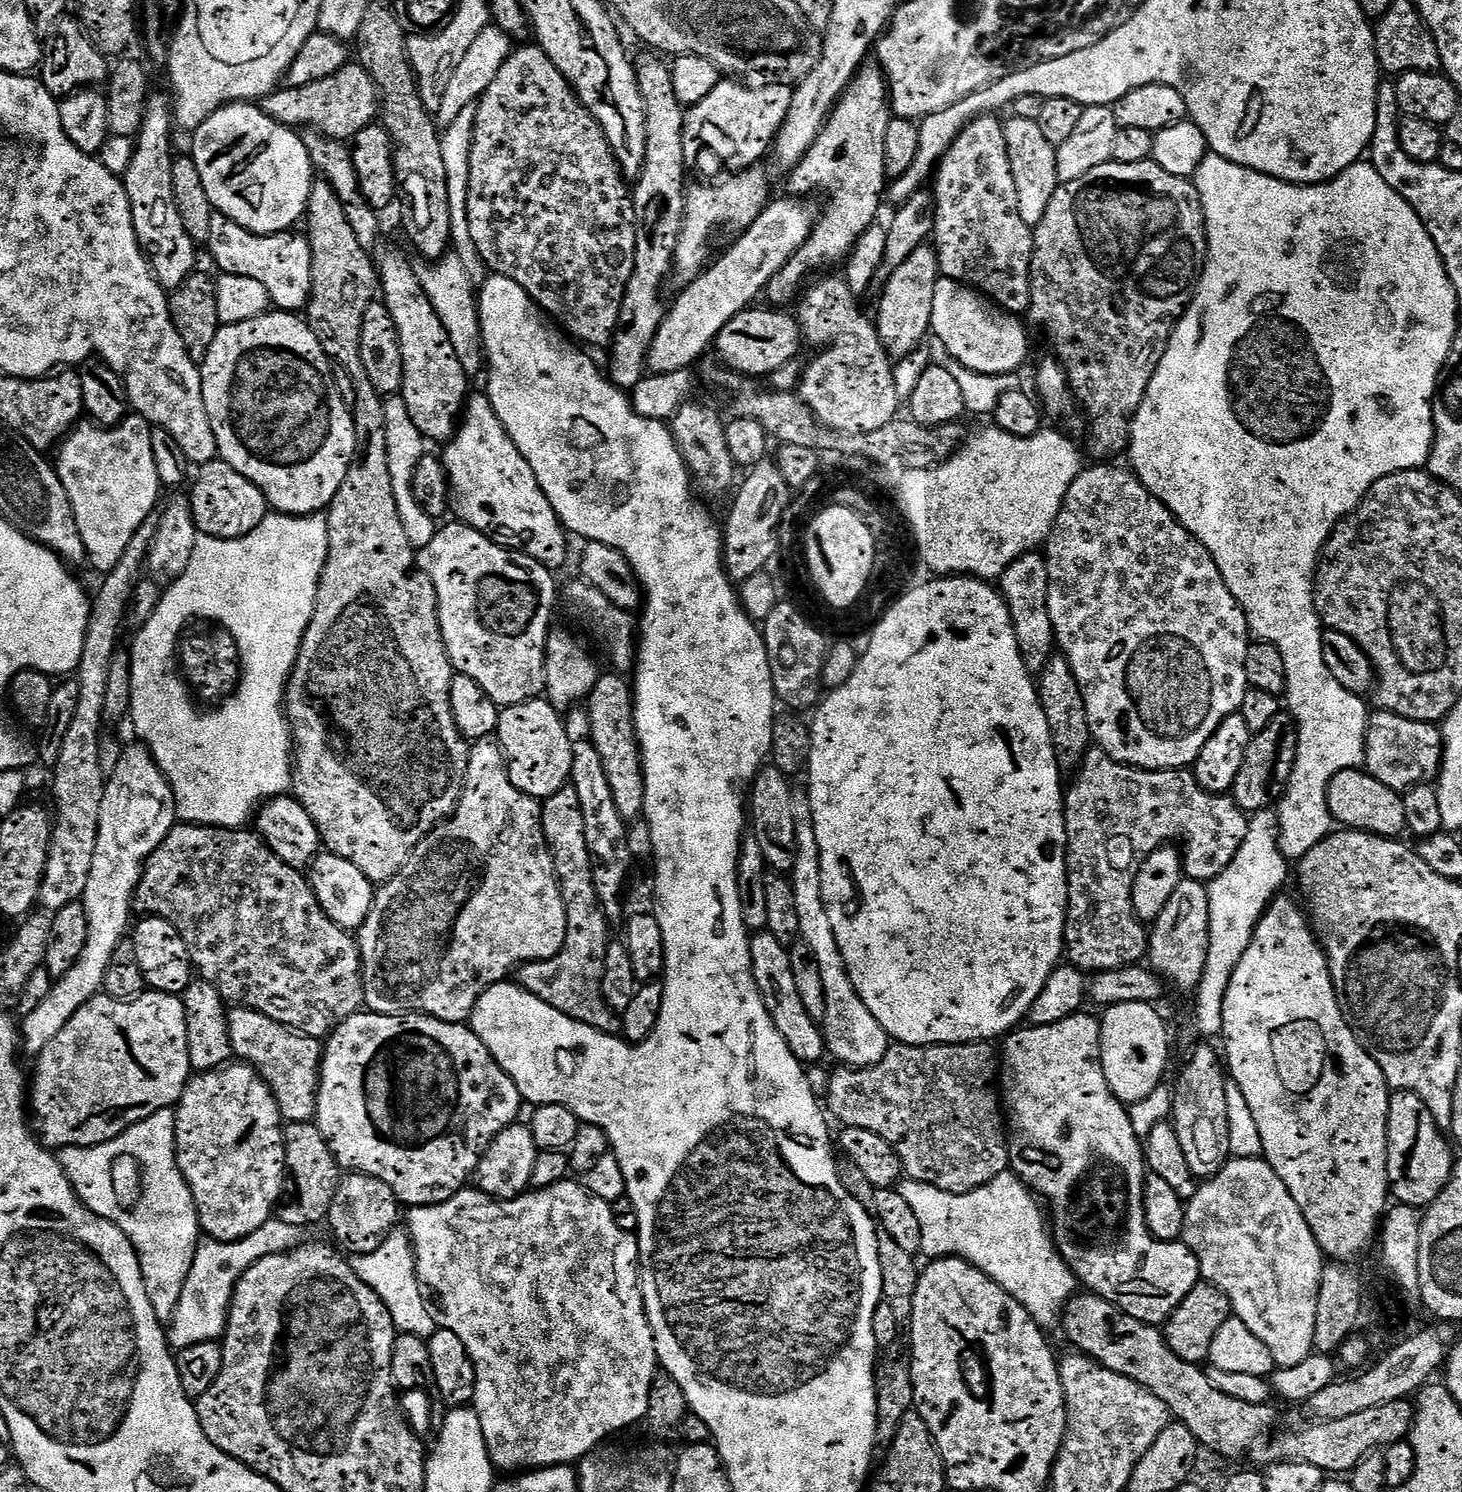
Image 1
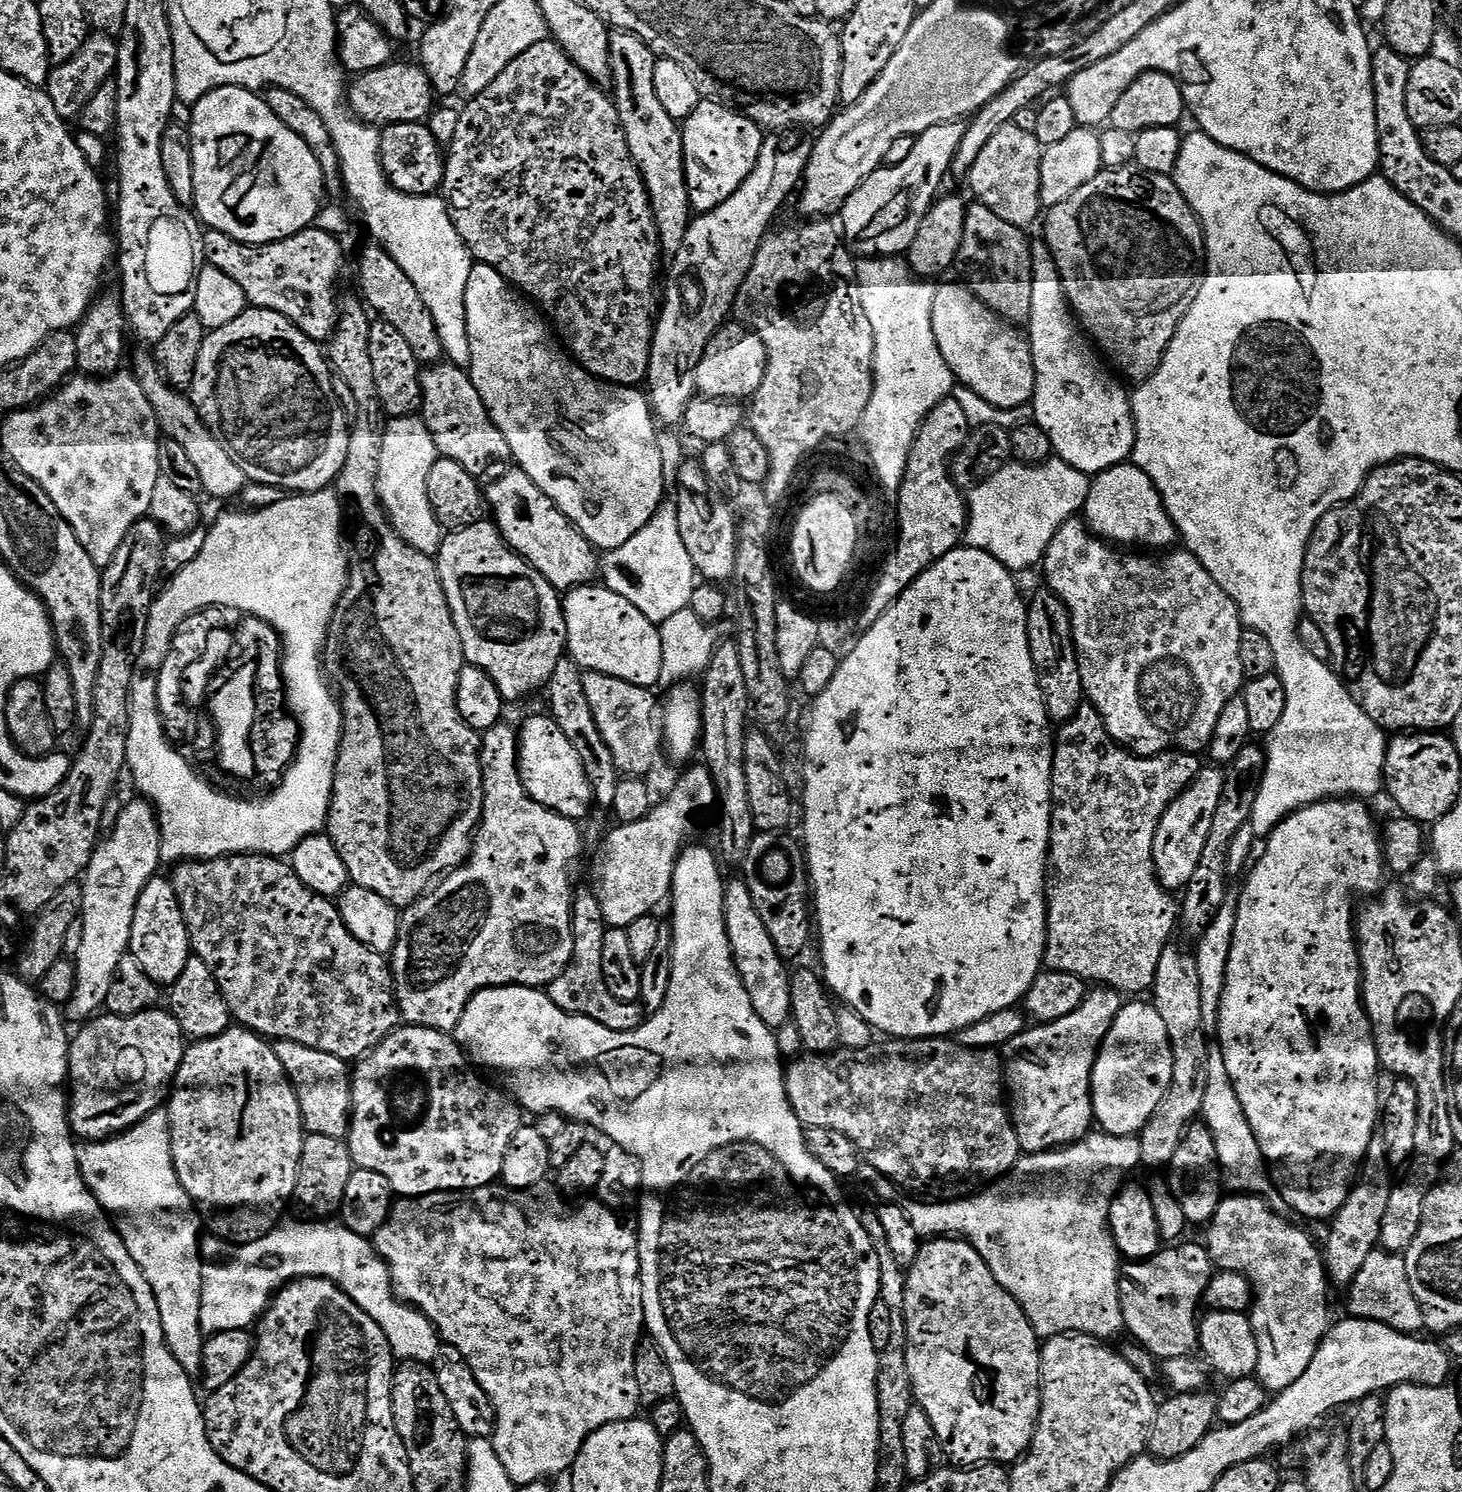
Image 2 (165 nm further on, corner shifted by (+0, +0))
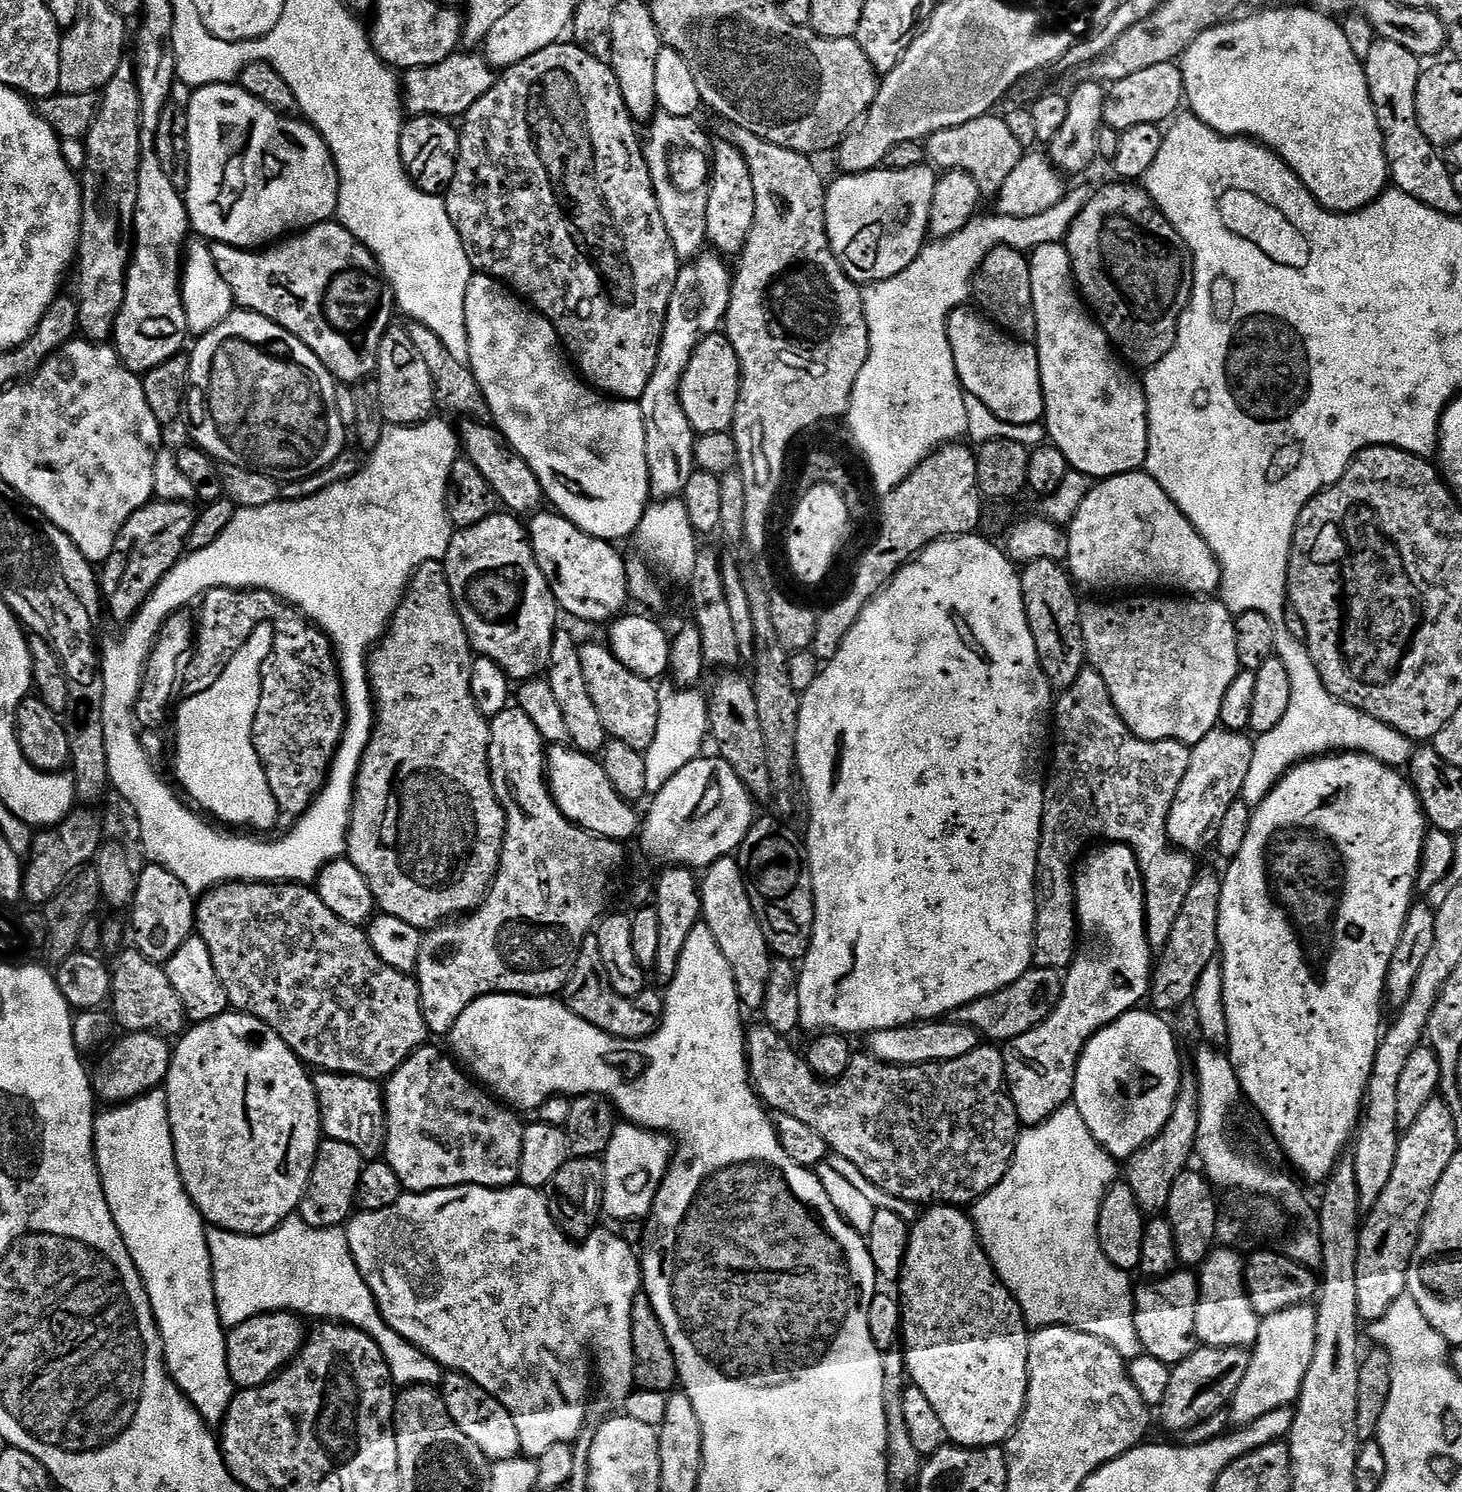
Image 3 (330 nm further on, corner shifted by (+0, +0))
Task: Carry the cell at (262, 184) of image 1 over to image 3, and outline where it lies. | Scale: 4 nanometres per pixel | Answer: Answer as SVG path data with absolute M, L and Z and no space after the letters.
M208 84L205 88L193 91L192 100L186 107L188 117L188 174L186 184L186 203L188 205L188 219L191 227L201 232L203 239L218 244L229 244L235 248L259 249L261 246L271 245L289 234L295 234L306 228L313 228L315 224L331 221L336 216L336 207L340 197L340 176L336 173L336 162L328 150L328 143L324 137L312 127L311 123L303 119L292 120L291 115L275 112L268 104L258 98L246 94L246 90L230 84Z

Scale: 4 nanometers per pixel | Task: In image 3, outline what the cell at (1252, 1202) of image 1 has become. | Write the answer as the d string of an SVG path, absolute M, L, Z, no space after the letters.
M1299 1304L1278 1314L1261 1319L1258 1338L1250 1352L1246 1378L1232 1396L1230 1420L1243 1426L1270 1414L1272 1410L1295 1405L1303 1388L1303 1379L1314 1359L1317 1309L1312 1304Z

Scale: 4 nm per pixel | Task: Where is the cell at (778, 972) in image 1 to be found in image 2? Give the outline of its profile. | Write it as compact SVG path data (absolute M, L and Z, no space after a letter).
M742 878L727 881L724 889L724 921L726 934L730 938L732 957L746 986L746 994L750 994L754 1014L758 1014L758 1018L762 1018L762 1022L766 1022L766 1026L773 1030L789 1023L792 1020L792 977L790 969L788 970L789 965L778 954L774 938L770 938L766 926L762 924L762 918L758 916L758 910L754 906L754 898L750 898L748 884Z

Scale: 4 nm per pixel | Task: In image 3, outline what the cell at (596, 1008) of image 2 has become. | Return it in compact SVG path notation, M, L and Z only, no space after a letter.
M589 934L584 939L572 976L564 987L562 1000L571 1012L578 1014L578 1018L590 1022L590 1026L598 1026L598 1030L617 1040L643 1040L659 1028L664 1015L661 993L648 990L643 996L632 999L618 994L618 990L610 986L610 978L606 978L606 966L602 966L602 954L598 950L598 938L594 934Z

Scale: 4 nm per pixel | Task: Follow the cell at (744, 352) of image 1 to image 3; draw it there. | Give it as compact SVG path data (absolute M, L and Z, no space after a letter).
M713 334L696 347L680 383L680 401L690 418L692 431L705 436L727 432L736 423L736 407L740 393L740 363L727 335Z

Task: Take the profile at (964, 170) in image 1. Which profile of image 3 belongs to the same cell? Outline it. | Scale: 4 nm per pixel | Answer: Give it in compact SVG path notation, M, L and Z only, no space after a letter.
M1003 246L992 248L976 272L974 300L981 304L979 307L983 315L989 317L997 328L1007 332L1012 339L1021 342L1035 341L1034 294L1030 290L1030 266L1025 253Z

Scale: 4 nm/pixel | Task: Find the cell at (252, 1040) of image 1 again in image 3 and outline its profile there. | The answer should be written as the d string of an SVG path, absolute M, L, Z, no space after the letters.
M317 1071L314 1076L316 1097L320 1103L320 1127L323 1135L334 1141L353 1145L365 1158L376 1158L388 1140L386 1096L375 1080L361 1076L343 1076L340 1072Z

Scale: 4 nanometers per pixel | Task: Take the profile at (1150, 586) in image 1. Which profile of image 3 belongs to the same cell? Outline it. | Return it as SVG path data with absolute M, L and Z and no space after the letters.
M1132 594L1129 596L1132 596L1129 600L1116 600L1113 604L1085 603L1081 607L1080 621L1087 663L1095 672L1102 674L1102 682L1106 682L1106 690L1110 694L1113 706L1134 735L1143 740L1177 740L1180 744L1194 746L1202 742L1202 738L1206 738L1206 734L1210 734L1220 724L1222 698L1226 698L1226 690L1230 690L1230 682L1234 682L1236 673L1241 671L1238 662L1238 646L1234 646L1234 626L1236 625L1234 613L1219 598L1177 598L1172 594Z

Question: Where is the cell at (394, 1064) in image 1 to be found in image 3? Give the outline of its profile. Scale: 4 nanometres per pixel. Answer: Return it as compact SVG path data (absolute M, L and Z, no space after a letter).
M431 1046L419 1048L401 1068L387 1077L388 1140L384 1144L383 1155L394 1174L398 1174L402 1186L412 1194L433 1192L439 1188L457 1188L463 1184L511 1188L520 1178L525 1125L520 1124L516 1117L519 1115L511 1107L505 1106L475 1079L465 1075L461 1065L445 1052L439 1052Z

